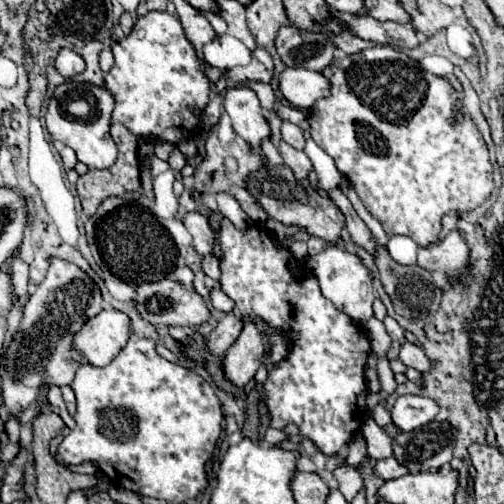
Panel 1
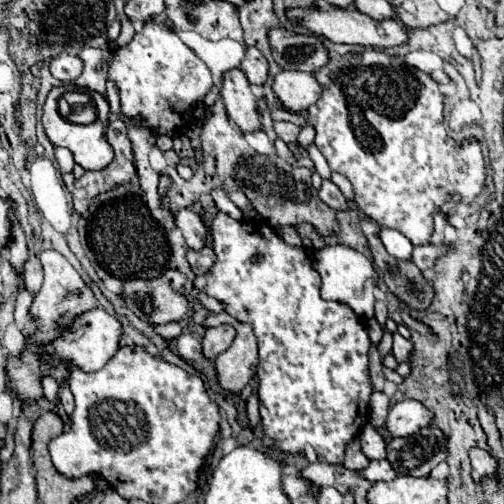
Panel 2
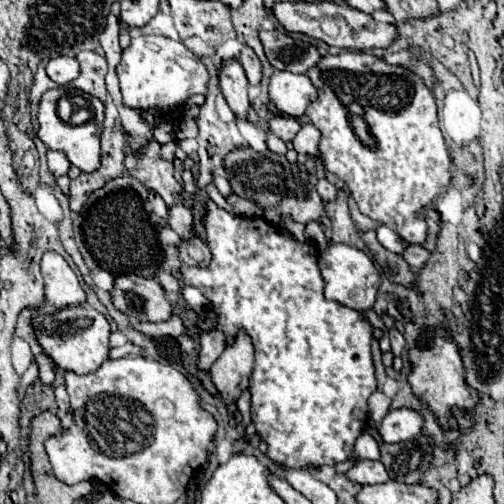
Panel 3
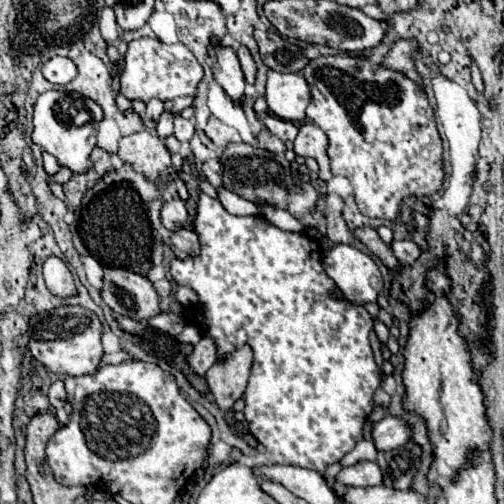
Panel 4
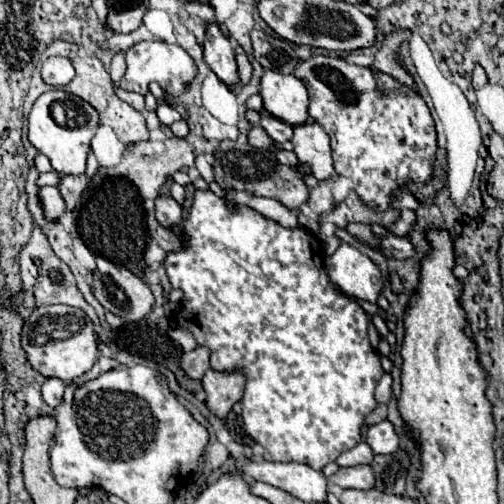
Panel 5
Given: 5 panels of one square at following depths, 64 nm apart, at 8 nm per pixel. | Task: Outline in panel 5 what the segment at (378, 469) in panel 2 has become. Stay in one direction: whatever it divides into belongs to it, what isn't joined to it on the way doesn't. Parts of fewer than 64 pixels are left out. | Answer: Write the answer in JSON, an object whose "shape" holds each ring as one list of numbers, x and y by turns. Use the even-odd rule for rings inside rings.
{"shape":[[370,464,352,466,352,468,340,468,334,476,328,478,330,484,338,484,342,488,358,488,368,490,374,486,374,470]]}

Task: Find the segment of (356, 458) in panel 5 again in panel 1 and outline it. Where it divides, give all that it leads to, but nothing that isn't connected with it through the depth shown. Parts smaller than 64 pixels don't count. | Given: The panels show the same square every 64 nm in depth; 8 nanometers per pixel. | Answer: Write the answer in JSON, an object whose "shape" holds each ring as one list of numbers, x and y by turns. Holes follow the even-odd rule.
{"shape":[[368,418,362,424,362,434,364,434,366,450,368,450,370,458,382,460,382,458,392,456,392,440,390,440,390,436,372,418]]}

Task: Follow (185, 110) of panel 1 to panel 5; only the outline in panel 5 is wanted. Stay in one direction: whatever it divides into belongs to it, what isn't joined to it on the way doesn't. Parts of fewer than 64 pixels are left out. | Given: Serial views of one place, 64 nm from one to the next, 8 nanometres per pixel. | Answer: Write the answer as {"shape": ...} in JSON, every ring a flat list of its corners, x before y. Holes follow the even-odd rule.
{"shape":[[154,40,154,42,138,42,132,48,128,48,126,52,126,74,120,82,120,86,128,92,138,92,142,96,146,96,150,92,150,84,156,82,168,96,180,96,184,94,192,80,198,74,198,68,194,64,194,60,190,58,190,54,178,46,178,44,166,44,162,40]]}

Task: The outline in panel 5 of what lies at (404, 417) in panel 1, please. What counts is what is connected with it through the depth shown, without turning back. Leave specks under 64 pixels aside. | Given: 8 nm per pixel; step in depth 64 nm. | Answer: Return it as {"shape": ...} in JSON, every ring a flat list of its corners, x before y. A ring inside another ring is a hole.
{"shape":[[384,420,380,424,370,426,366,442,374,450,374,454,388,454,388,452,396,452,398,450,400,436,396,434,394,424,388,422,388,420]]}

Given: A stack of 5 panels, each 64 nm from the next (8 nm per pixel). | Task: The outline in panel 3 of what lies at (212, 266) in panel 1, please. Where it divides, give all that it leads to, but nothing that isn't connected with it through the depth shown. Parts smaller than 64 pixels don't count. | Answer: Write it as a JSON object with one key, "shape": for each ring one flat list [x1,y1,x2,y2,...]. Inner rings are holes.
{"shape":[[196,236,192,240,180,244,180,256,182,256,184,264,188,264,188,266,208,266,208,262,212,258,210,248]]}

